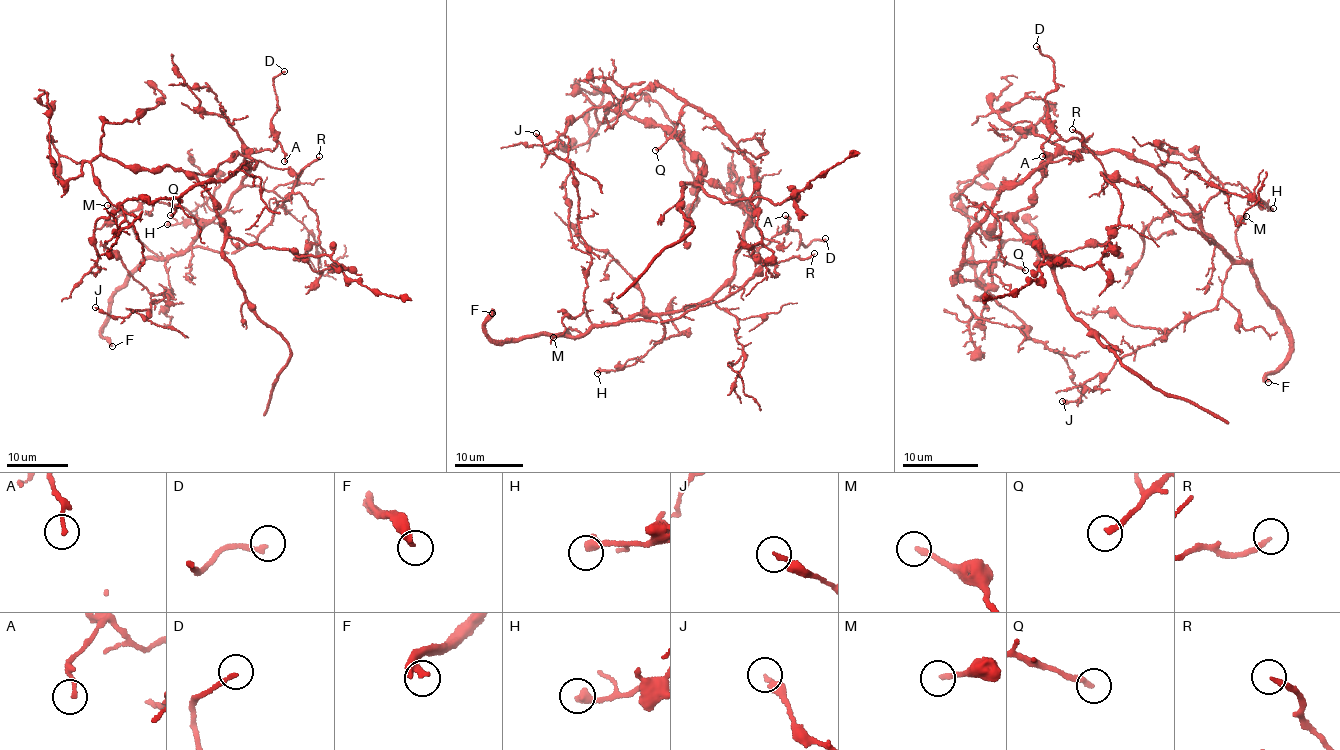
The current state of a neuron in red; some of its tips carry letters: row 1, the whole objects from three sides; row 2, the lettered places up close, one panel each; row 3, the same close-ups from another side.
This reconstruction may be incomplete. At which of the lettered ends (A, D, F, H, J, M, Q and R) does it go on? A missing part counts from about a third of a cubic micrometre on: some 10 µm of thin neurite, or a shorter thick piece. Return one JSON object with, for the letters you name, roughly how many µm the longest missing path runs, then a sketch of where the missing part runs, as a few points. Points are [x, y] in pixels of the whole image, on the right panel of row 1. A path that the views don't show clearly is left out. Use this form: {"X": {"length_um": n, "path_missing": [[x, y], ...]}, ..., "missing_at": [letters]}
{"F": {"length_um": 40}, "M": {"length_um": 40}, "Q": {"length_um": 15}, "R": {"length_um": 40}, "missing_at": ["F", "M", "Q", "R"]}

